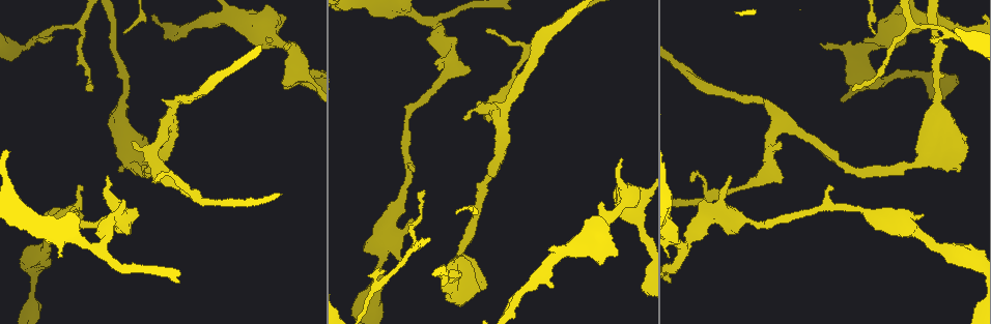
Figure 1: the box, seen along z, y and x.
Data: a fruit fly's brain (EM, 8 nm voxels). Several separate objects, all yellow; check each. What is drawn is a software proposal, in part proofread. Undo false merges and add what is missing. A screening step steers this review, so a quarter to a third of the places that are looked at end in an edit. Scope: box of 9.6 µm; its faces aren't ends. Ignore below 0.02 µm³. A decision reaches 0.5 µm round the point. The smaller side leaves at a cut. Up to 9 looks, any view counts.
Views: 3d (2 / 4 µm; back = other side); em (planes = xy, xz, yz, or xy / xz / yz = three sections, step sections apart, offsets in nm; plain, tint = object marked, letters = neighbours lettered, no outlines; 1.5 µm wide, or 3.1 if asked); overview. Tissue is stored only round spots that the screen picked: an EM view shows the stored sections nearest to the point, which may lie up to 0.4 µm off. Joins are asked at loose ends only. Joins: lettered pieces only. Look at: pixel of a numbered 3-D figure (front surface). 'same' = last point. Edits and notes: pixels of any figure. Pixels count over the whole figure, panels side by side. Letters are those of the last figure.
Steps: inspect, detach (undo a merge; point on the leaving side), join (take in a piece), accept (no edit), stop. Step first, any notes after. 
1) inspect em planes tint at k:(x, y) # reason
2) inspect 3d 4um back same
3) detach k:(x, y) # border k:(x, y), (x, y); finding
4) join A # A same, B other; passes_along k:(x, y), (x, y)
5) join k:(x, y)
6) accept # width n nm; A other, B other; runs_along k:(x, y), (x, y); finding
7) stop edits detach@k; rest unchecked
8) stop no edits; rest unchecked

inspect em xz step 4 letters at 1:(464, 120)

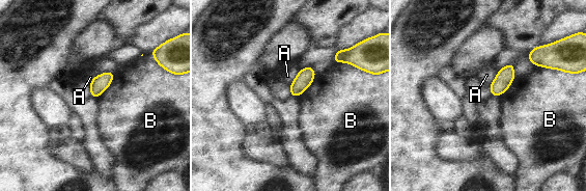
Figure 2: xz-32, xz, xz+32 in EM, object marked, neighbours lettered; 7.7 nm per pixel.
accept # A other, B other; border 2:(115, 72), (112, 82), (96, 98); none of them fits

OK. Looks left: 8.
inspect em yz step 8 letters at 1:(622, 159) # tapers out

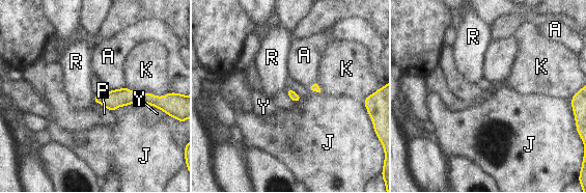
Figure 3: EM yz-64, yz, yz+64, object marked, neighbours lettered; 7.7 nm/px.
accept # A other, J other, K other, P other, R other, Y other; runs_along 3:(95, 98), (152, 99); none of them fits

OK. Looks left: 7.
inspect em yz step 4 tint at 1:(876, 88) # stops while still wide

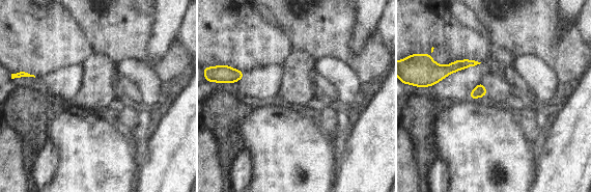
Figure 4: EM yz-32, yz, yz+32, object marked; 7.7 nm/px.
inspect em planes letters same

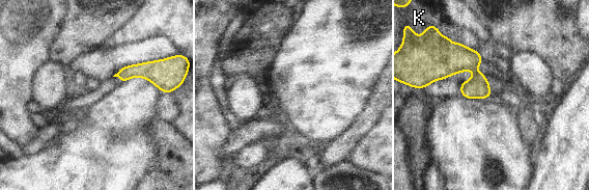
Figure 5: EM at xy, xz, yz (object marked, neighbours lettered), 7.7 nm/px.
accept # K other; no lettered piece goes on from it

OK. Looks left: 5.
inspect 3d 4um back at 1:(364, 249) # stops while still wide

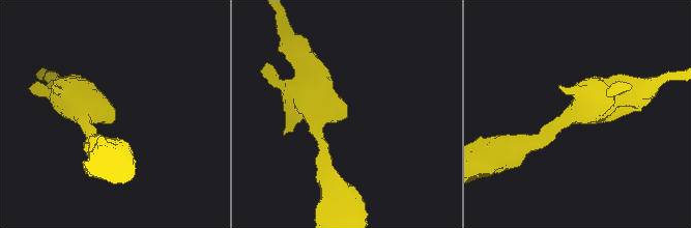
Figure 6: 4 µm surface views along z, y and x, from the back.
inspect em planes letters at 6:(347, 116) # shape alone is not enough

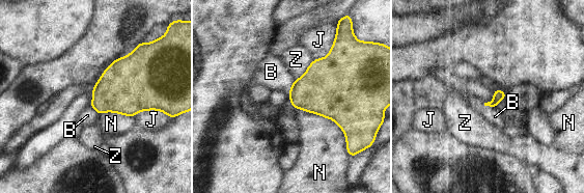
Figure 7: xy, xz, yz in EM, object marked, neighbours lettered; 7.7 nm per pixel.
accept # B other, J other, N other, Z other; border 7:(295, 108), (331, 118), (348, 154); no lettered piece goes on from it

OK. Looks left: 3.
stop no edits; rest unchecked

